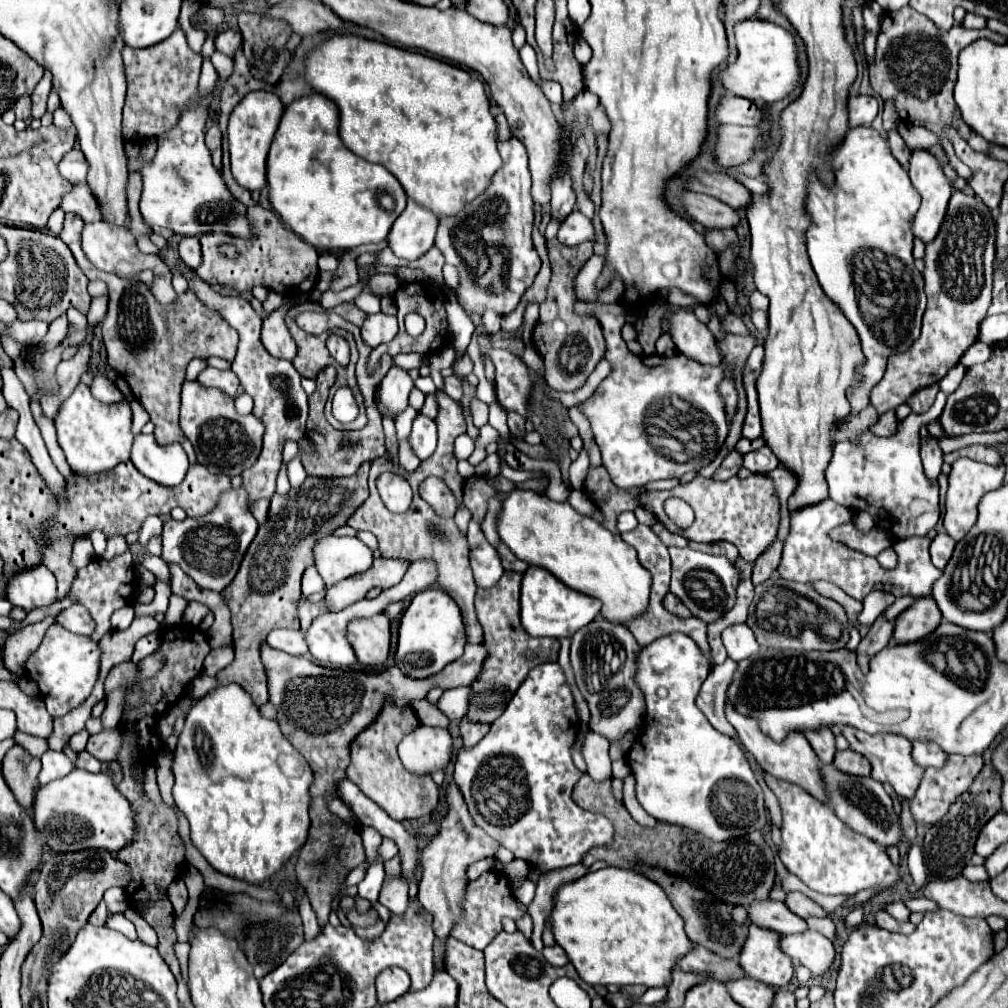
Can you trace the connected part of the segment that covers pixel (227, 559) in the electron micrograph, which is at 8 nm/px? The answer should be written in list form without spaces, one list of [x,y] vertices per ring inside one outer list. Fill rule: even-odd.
[[[228,489],[220,495],[220,503],[204,517],[186,517],[184,521],[168,519],[162,533],[162,559],[176,563],[186,575],[190,575],[200,587],[222,591],[236,575],[240,561],[258,531],[258,523],[250,511],[246,511],[246,491]]]

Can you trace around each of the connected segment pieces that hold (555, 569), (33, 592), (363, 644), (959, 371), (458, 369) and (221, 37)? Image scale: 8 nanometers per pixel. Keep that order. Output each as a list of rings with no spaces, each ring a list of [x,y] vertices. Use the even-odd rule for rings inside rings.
[[[516,489],[504,497],[498,515],[500,539],[516,557],[552,571],[568,587],[602,601],[602,617],[610,623],[628,623],[648,609],[652,575],[640,565],[636,551],[620,535],[606,531],[592,517],[584,517],[572,505],[550,501],[546,495]]]
[[[44,565],[24,571],[8,583],[8,601],[26,613],[36,607],[48,607],[56,601],[56,579]]]
[[[382,613],[370,619],[354,619],[348,627],[348,637],[362,665],[378,667],[386,663],[390,653],[390,621]]]
[[[958,363],[958,365],[954,365],[952,367],[952,371],[938,383],[938,387],[940,387],[940,391],[944,391],[944,393],[954,393],[956,389],[958,389],[958,385],[960,385],[960,381],[962,381],[962,377],[964,377],[964,373],[966,373],[966,367],[962,365],[962,363]]]
[[[462,355],[458,361],[454,361],[454,363],[452,363],[452,371],[454,371],[456,375],[460,375],[460,377],[470,375],[470,373],[472,373],[472,361],[470,361],[470,357],[468,357],[468,355]]]
[[[228,29],[228,31],[222,31],[222,33],[218,33],[216,35],[216,39],[214,39],[214,45],[216,45],[216,49],[220,51],[220,53],[224,53],[224,55],[228,55],[228,57],[234,57],[234,53],[242,47],[242,33],[240,31],[232,31],[232,29]]]

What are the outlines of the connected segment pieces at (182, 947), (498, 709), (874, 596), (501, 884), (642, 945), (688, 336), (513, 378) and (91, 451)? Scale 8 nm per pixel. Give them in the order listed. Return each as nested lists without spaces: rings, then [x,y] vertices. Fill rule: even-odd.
[[[177,942],[174,944],[174,950],[179,960],[182,975],[187,983],[188,982],[188,957],[190,952],[190,944]]]
[[[504,571],[504,575],[494,587],[478,589],[476,593],[476,613],[484,629],[482,645],[486,647],[488,655],[484,659],[480,675],[470,685],[472,697],[466,713],[470,721],[492,725],[506,709],[508,701],[516,693],[518,685],[524,681],[524,675],[530,671],[530,667],[558,659],[560,649],[558,639],[532,637],[524,631],[520,623],[520,581],[522,581],[520,573]]]
[[[872,591],[864,601],[864,609],[858,615],[858,623],[862,625],[872,625],[876,621],[876,617],[894,603],[894,595],[886,593],[886,591]]]
[[[486,871],[474,883],[466,885],[460,919],[450,931],[450,935],[454,939],[464,941],[466,945],[470,945],[474,949],[484,949],[502,931],[502,923],[500,923],[502,917],[512,917],[516,921],[524,915],[524,911],[518,907],[516,899],[512,897],[512,891],[508,889],[506,875],[496,875],[496,873],[498,871]]]
[[[604,867],[588,873],[574,883],[566,883],[556,893],[556,905],[548,921],[552,923],[556,943],[564,947],[570,963],[590,985],[644,985],[668,987],[674,965],[694,947],[684,931],[684,919],[672,907],[666,891],[652,879],[632,869]]]
[[[676,311],[670,317],[670,335],[680,353],[706,365],[722,365],[716,339],[710,329],[696,319],[690,311]]]
[[[488,349],[486,357],[496,367],[496,397],[504,409],[518,411],[528,417],[528,397],[532,389],[534,373],[510,351]]]
[[[78,383],[74,393],[62,403],[56,419],[58,431],[58,445],[62,447],[70,467],[76,473],[92,475],[114,469],[118,463],[130,459],[132,447],[132,409],[126,401],[122,403],[98,403],[92,395],[88,385]]]

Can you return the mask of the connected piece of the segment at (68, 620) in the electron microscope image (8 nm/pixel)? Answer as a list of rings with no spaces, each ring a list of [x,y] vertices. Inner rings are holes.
[[[70,605],[68,609],[60,611],[56,621],[64,629],[68,629],[70,633],[76,633],[76,635],[92,635],[96,629],[96,623],[92,621],[86,607],[82,607],[82,605]]]

